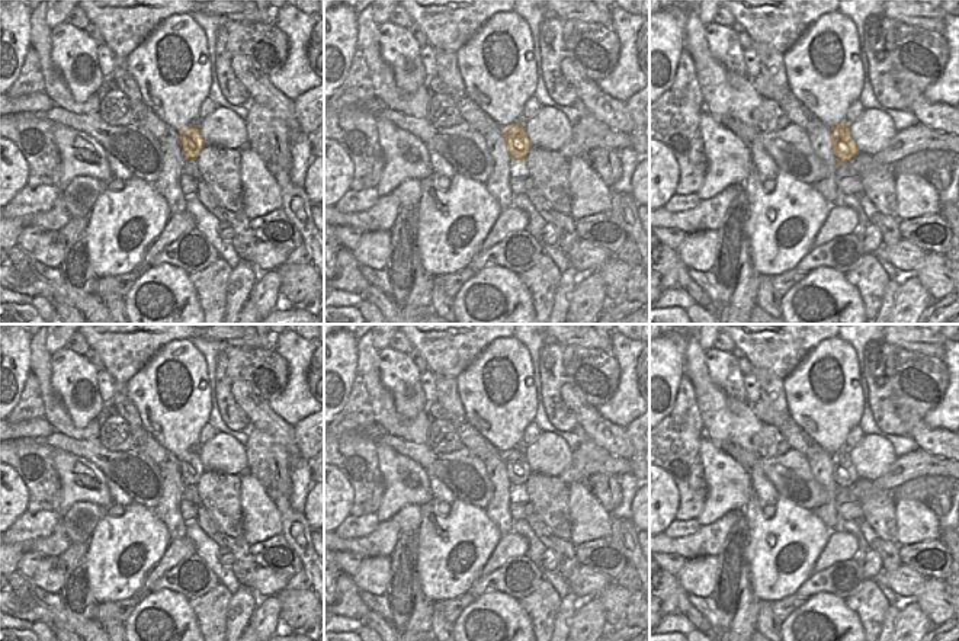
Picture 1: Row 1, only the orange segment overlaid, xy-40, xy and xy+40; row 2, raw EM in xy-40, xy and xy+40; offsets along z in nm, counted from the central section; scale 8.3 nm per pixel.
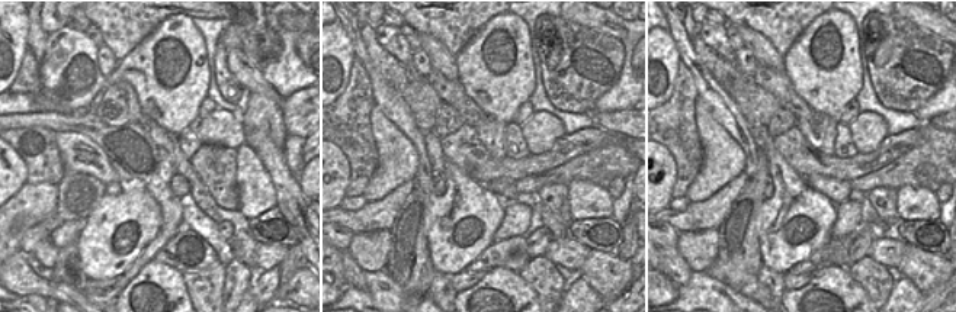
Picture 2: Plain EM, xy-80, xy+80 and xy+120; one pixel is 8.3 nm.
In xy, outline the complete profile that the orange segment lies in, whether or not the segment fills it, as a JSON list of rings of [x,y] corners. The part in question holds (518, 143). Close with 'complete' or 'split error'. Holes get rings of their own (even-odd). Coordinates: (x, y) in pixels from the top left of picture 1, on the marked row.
[[[514,122],[501,129],[506,137],[507,153],[511,161],[522,163],[532,147],[523,125]]]; complete

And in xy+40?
[[[840,122],[831,128],[833,153],[838,163],[847,163],[859,154],[850,135],[849,124]]]; complete

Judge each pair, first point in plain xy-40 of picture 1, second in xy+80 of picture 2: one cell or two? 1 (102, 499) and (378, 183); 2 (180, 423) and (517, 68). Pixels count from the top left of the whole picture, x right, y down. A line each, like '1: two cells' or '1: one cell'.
1: one cell
2: one cell

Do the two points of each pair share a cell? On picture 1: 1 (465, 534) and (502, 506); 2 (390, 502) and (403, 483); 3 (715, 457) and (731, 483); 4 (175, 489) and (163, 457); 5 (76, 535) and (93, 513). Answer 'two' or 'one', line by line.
1: two
2: one
3: one
4: two
5: one

